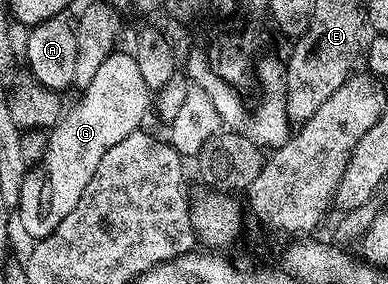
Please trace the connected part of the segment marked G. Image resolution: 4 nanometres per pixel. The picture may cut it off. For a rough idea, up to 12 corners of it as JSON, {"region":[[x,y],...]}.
{"region":[[115,50],[49,131],[16,210],[54,234],[104,153],[152,108],[133,53]]}

